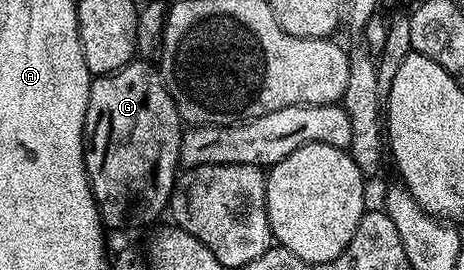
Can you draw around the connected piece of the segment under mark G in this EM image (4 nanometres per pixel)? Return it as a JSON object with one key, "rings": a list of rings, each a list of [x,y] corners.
{"rings":[[[134,60],[121,70],[92,79],[85,117],[85,171],[97,201],[101,221],[110,231],[145,226],[166,213],[173,184],[179,177],[183,121],[165,79],[145,60]]]}

